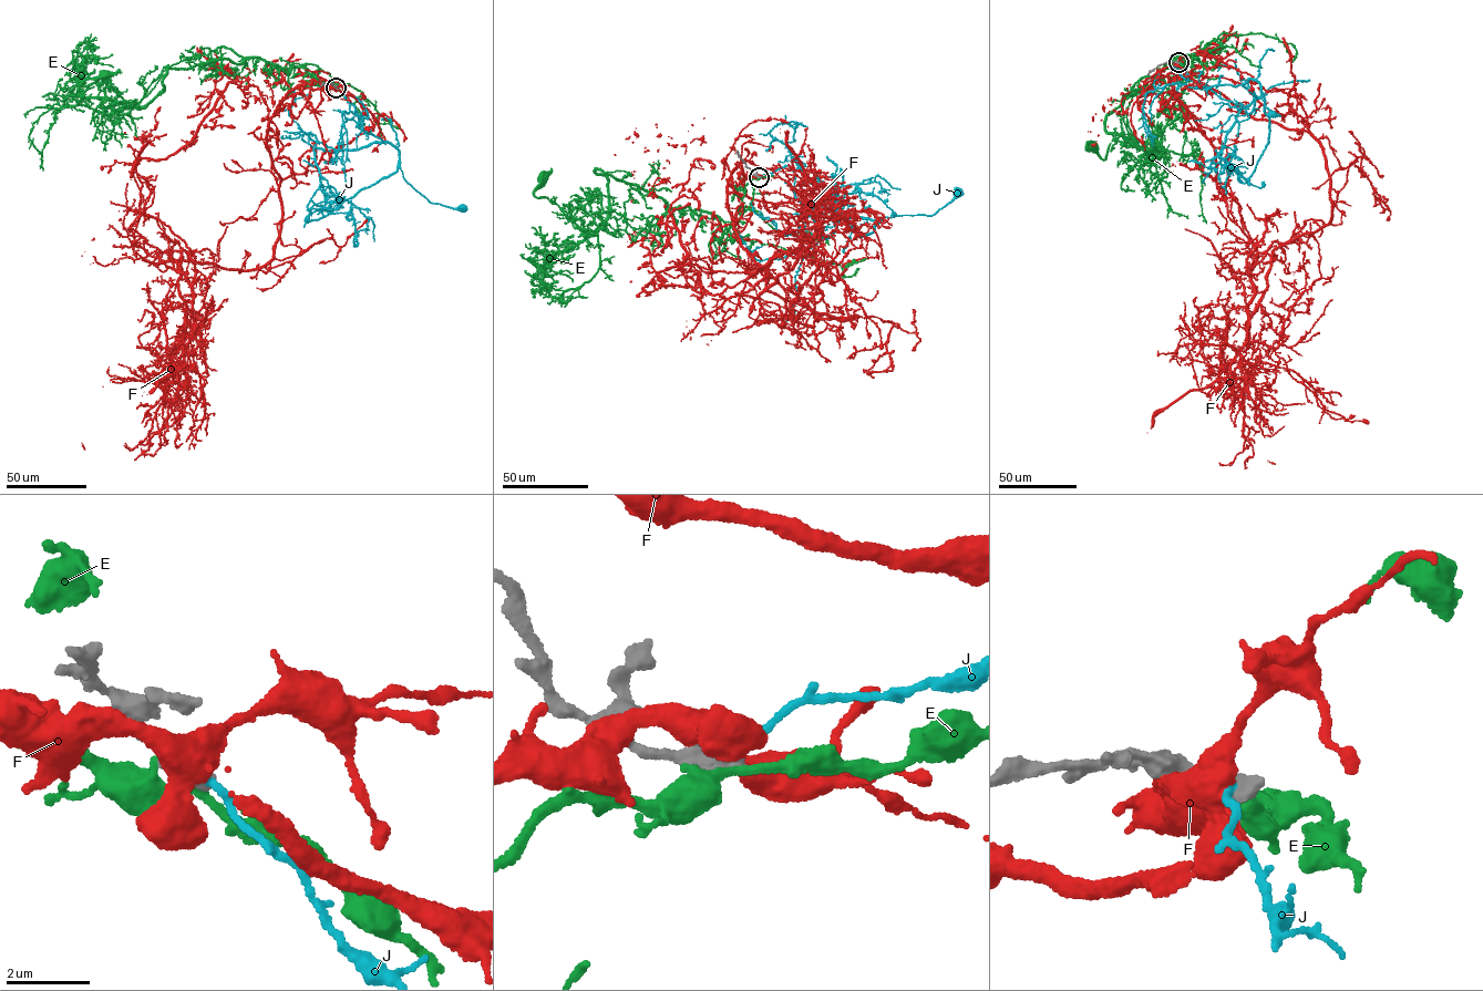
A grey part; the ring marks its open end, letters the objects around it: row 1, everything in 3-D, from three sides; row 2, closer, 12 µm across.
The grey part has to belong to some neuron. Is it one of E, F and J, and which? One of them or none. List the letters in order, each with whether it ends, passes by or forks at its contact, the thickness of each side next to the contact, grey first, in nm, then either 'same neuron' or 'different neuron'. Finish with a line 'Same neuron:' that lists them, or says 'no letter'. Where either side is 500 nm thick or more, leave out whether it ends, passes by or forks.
E: 600 nm thick on the grey side, 320 nm on the other; different neuron
F: 600 nm thick on the grey side, 460 nm on the other; different neuron
J: 600 nm thick on the grey side, 160 nm on the other; different neuron
Same neuron: no letter

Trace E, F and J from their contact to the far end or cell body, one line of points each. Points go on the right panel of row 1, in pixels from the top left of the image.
E: (1178, 63), (1209, 44), (1135, 82), (1106, 116), (1105, 131), (1154, 146), (1112, 141), (1104, 158), (1091, 145)
F: (1177, 63), (1319, 143), (1332, 216), (1272, 251), (1264, 291), (1213, 147), (1164, 88), (1103, 104), (1091, 145)
J: (1177, 62), (1180, 76), (1236, 104), (1256, 99), (1243, 84), (1254, 79), (1266, 107), (1279, 115), (1272, 113)

